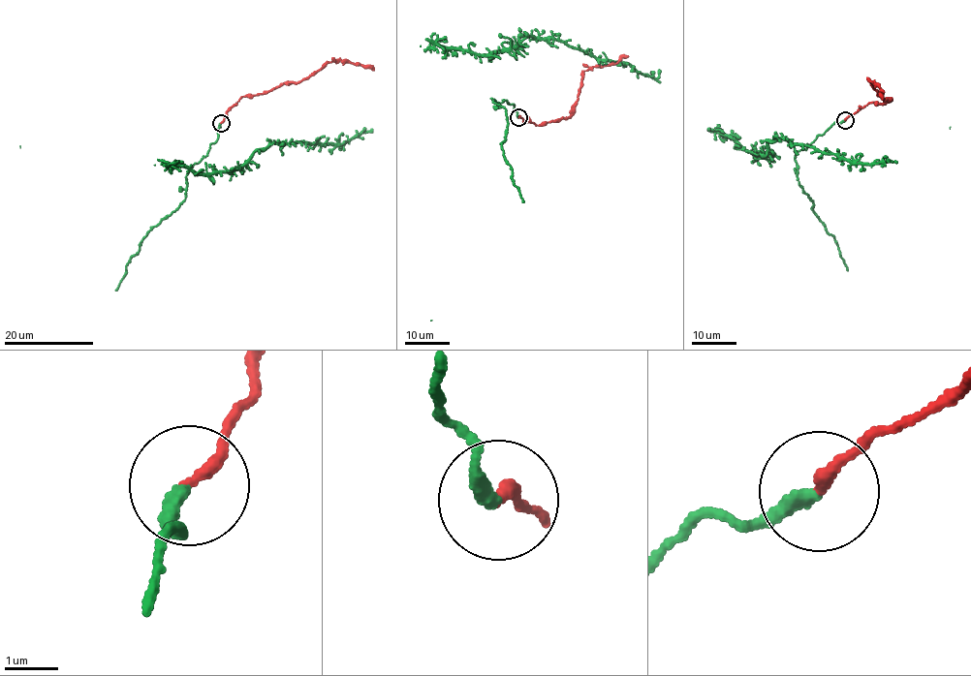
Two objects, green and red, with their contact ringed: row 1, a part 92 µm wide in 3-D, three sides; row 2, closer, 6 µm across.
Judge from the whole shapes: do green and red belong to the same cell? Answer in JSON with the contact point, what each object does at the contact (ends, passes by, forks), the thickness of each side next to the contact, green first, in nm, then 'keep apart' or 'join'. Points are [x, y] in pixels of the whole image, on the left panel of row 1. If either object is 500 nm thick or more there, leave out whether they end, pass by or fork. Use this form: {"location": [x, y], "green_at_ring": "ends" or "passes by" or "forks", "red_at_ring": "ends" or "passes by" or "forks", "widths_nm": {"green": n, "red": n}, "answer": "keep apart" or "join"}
{"location": [221, 123], "green_at_ring": "ends", "red_at_ring": "ends", "widths_nm": {"green": 280, "red": 220}, "answer": "join"}

